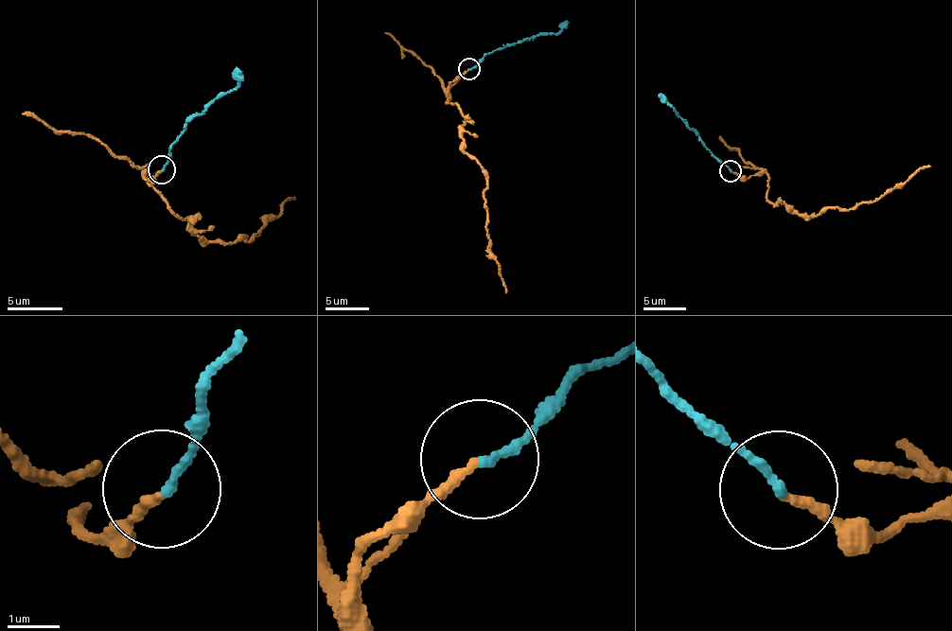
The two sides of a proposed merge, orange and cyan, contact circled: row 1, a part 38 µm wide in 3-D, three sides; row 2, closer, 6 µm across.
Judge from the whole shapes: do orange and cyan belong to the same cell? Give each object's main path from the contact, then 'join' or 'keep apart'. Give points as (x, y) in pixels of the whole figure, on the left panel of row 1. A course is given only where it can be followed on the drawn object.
course orange (161, 170), (144, 175), (177, 216), (230, 243), (252, 242), (295, 199); course cyan (161, 170), (173, 143), (188, 122), (237, 86), (237, 68); keep apart

